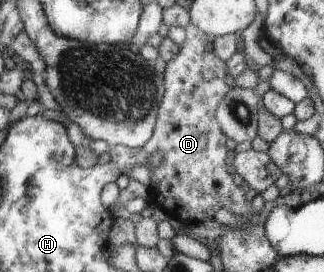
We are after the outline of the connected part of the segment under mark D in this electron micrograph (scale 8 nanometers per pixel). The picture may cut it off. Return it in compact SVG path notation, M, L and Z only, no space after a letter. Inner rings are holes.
M199 31L199 34L192 36L192 38L187 38L183 45L180 47L179 54L177 54L176 58L173 58L170 62L167 62L167 68L165 68L164 74L166 75L166 94L163 94L163 102L159 106L158 117L157 117L157 125L155 126L154 135L146 143L146 145L141 146L140 148L128 149L125 146L117 145L110 146L109 148L109 156L111 157L110 164L117 166L119 170L123 170L123 174L128 174L130 178L130 173L135 166L139 166L139 164L143 164L149 169L151 173L151 185L148 187L148 192L150 194L151 199L154 201L154 205L156 207L161 208L169 218L173 218L181 222L182 224L205 224L205 220L211 220L213 216L215 216L215 212L219 210L219 208L226 208L235 216L239 216L239 218L247 218L250 219L255 216L253 213L252 206L249 206L249 201L245 200L245 192L235 184L235 180L229 176L229 168L227 168L227 148L225 148L225 142L227 142L227 138L225 138L226 134L222 130L221 124L218 122L217 111L218 107L221 105L223 98L226 98L227 92L234 88L234 78L229 76L227 72L227 64L225 61L220 60L219 57L215 54L215 46L213 46L213 41L215 37L207 36L207 34ZM153 152L159 152L161 154L161 158L163 158L163 164L159 166L159 168L153 168L151 164L149 164L149 158L153 156Z

